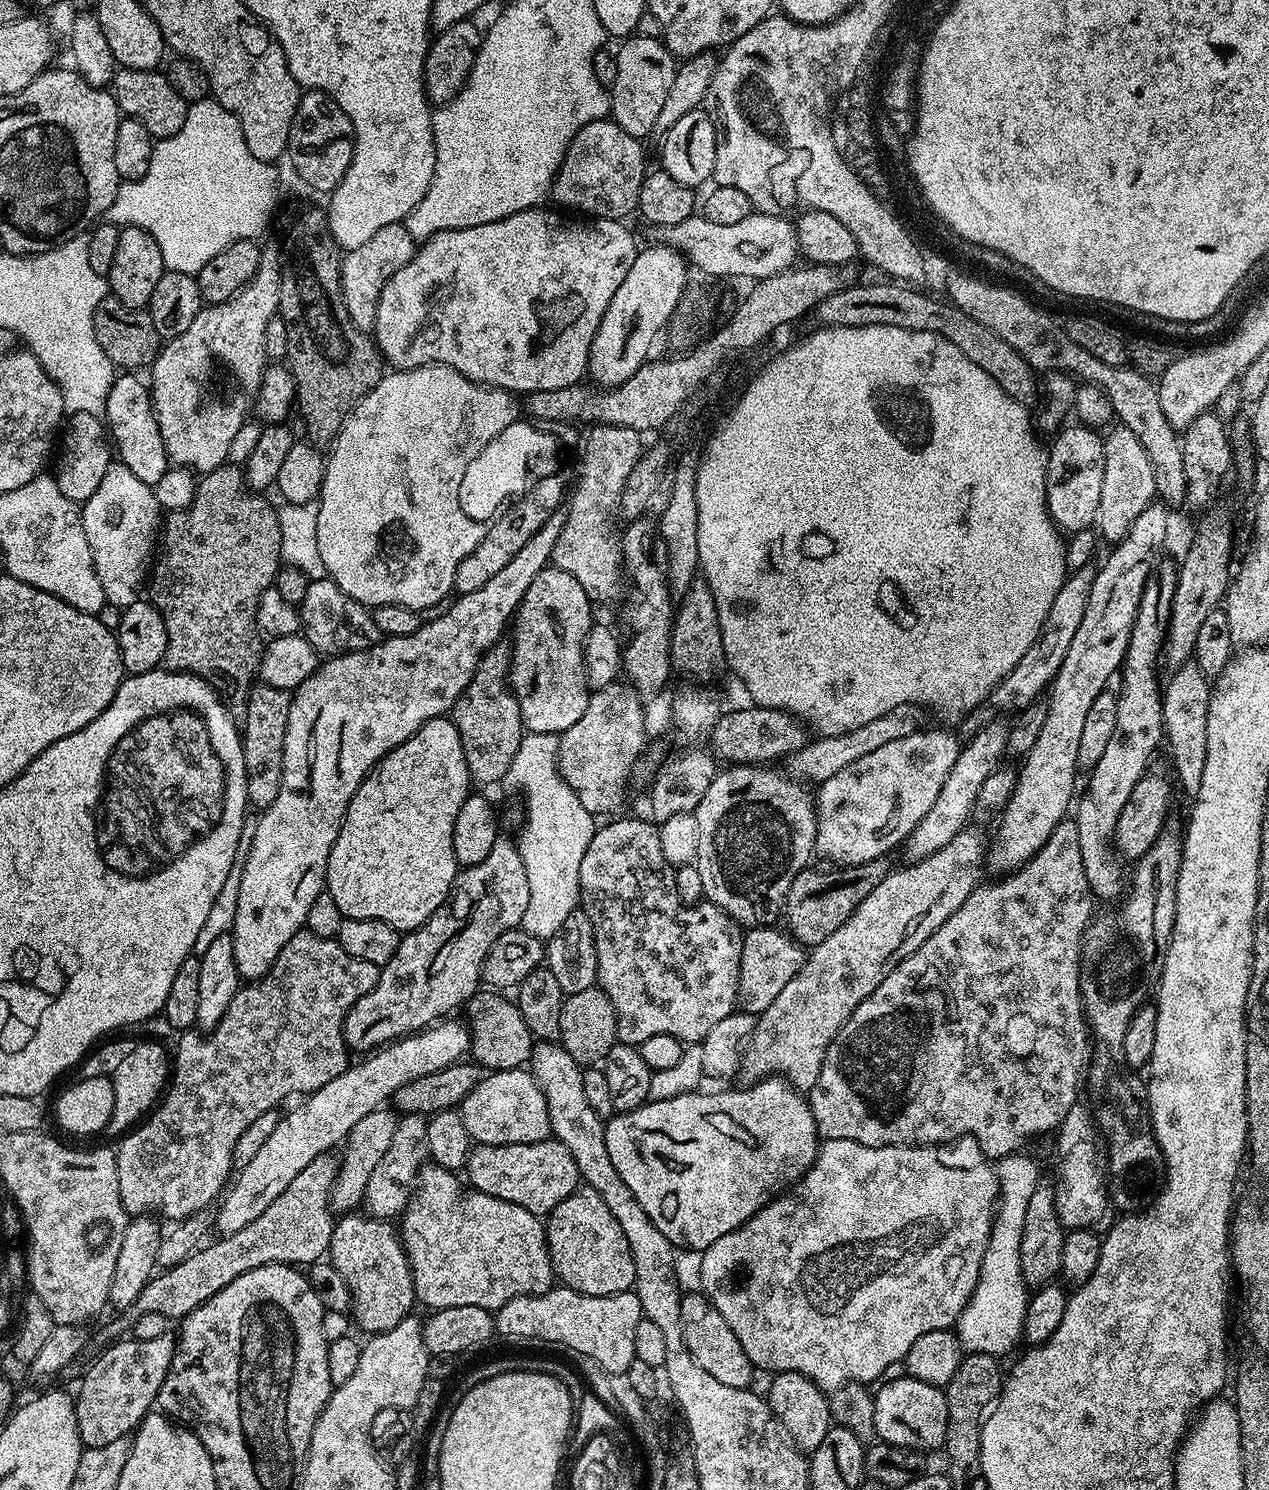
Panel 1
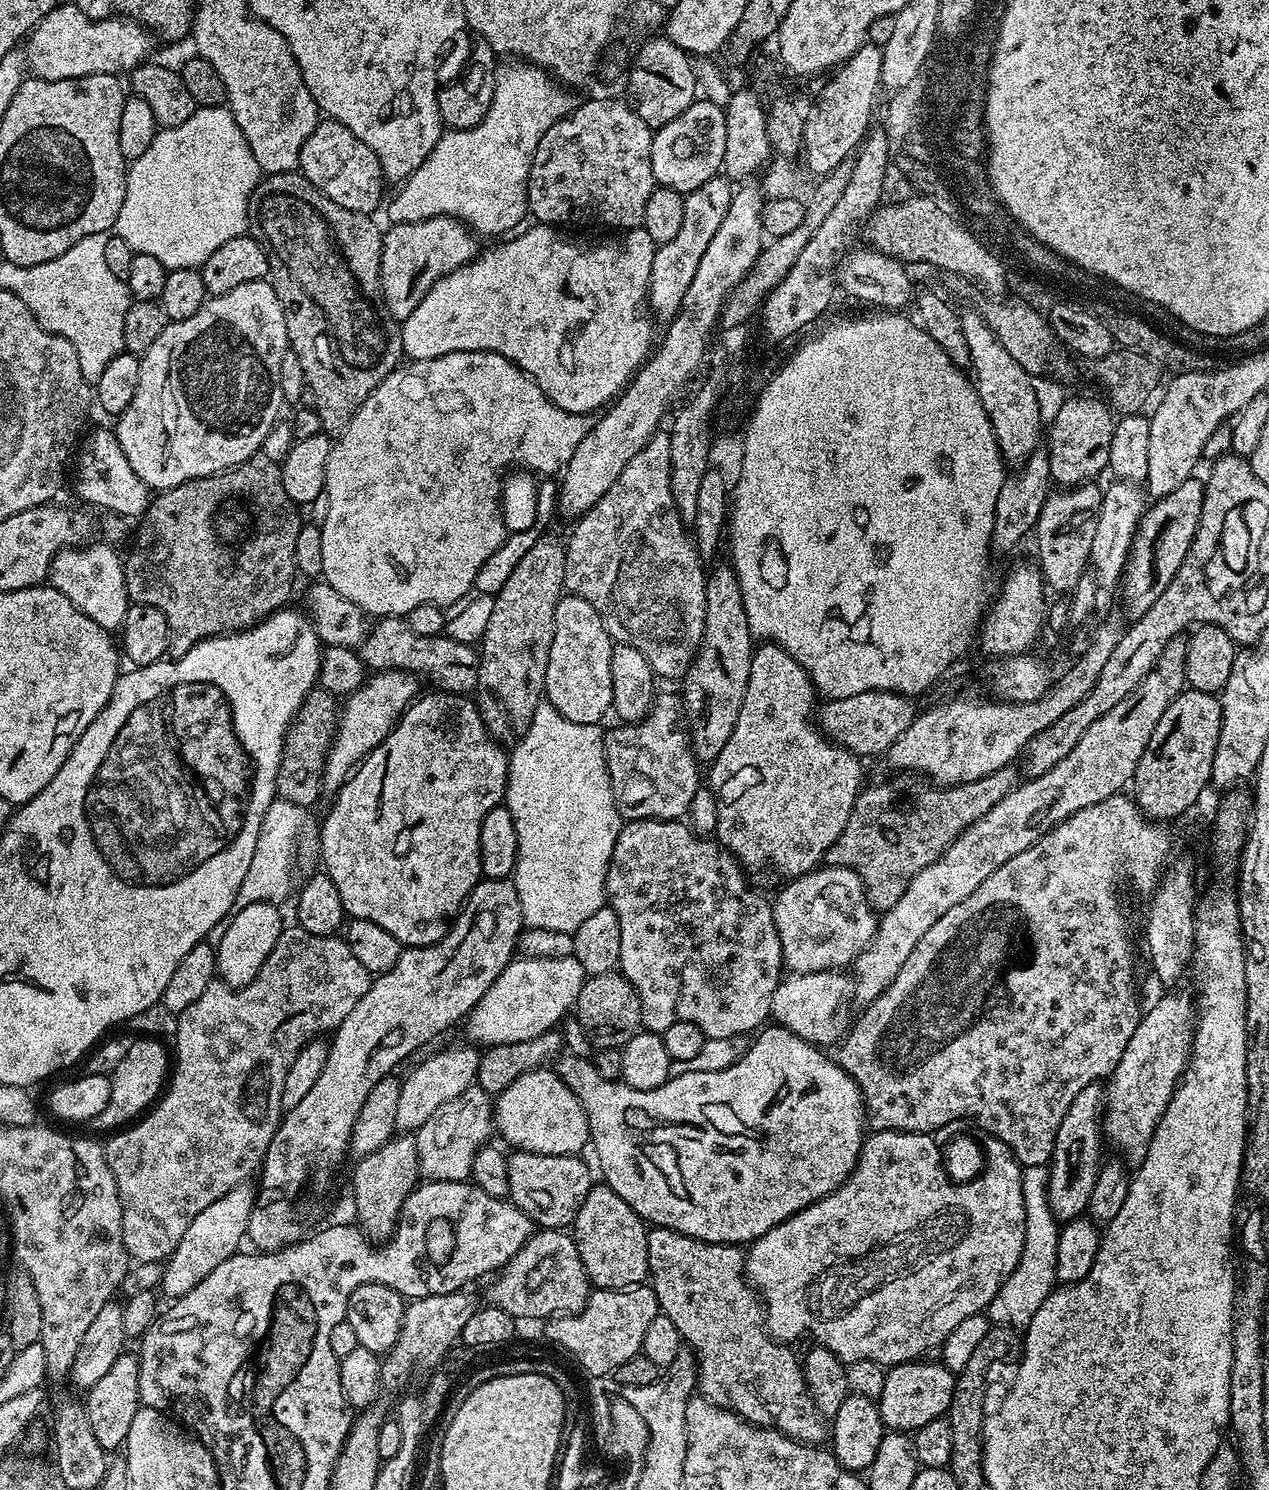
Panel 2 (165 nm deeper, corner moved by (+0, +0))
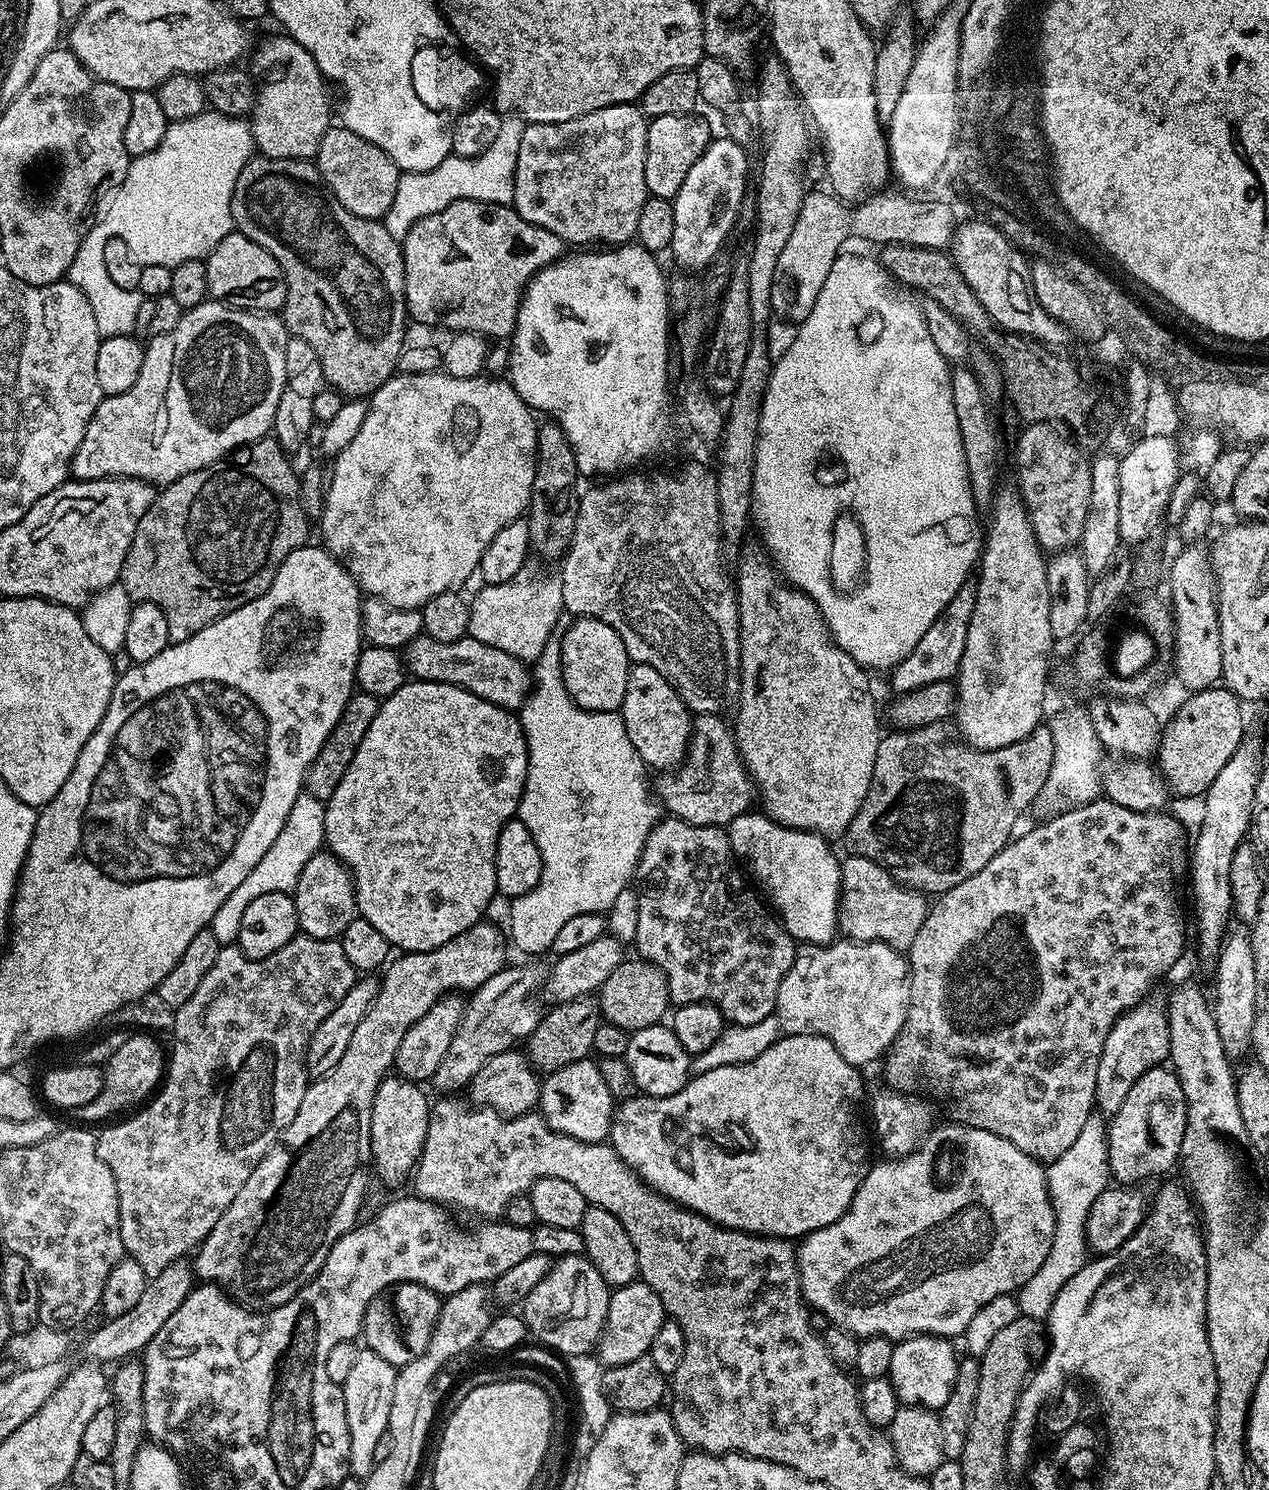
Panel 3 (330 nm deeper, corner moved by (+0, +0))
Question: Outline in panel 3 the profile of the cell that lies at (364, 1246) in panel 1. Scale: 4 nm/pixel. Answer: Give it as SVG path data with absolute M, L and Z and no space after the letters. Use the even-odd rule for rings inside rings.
M389 1074L378 1086L378 1094L374 1094L374 1110L370 1118L370 1164L375 1179L377 1176L384 1184L400 1184L403 1180L405 1183L416 1171L416 1164L420 1161L428 1123L432 1121L430 1099L420 1088L423 1087L417 1081L407 1080L399 1074Z

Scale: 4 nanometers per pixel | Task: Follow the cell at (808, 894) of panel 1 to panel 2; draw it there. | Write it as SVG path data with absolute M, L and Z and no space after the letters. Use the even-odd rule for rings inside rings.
M1015 767L994 770L986 778L978 778L965 784L941 786L931 779L919 774L892 774L889 780L880 780L863 789L857 796L850 818L846 822L846 830L838 834L834 846L824 855L823 863L833 868L852 868L865 886L868 904L877 913L889 912L906 892L906 886L914 882L914 874L926 870L937 860L947 848L964 833L971 824L978 822L982 814L994 810L1006 794L1017 787Z

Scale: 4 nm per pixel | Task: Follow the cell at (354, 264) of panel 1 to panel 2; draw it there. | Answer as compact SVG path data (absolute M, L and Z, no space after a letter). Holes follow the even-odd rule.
M435 216L422 222L392 224L389 229L384 232L382 242L380 292L389 314L402 322L414 314L418 302L426 298L428 291L442 277L476 259L477 237L464 221L457 220L455 216Z

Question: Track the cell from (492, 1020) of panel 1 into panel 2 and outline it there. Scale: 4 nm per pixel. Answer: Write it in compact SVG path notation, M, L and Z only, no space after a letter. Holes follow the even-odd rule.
M765 1027L755 1037L757 1040L753 1039L749 1043L744 1055L734 1062L734 1066L717 1072L691 1072L672 1076L654 1090L634 1090L629 1084L620 1080L602 1078L602 1074L598 1074L595 1063L591 1059L576 1057L568 1051L556 1057L554 1061L556 1076L562 1078L562 1082L566 1082L570 1090L574 1090L574 1098L582 1102L582 1110L588 1115L590 1148L591 1151L596 1151L596 1160L600 1163L601 1174L604 1175L601 1176L603 1183L612 1187L614 1194L618 1194L618 1198L622 1198L622 1202L632 1207L649 1225L669 1228L683 1236L698 1238L702 1242L748 1246L753 1240L766 1234L766 1230L774 1230L774 1226L786 1222L786 1218L798 1214L806 1206L830 1194L844 1183L856 1168L866 1139L866 1131L864 1132L866 1113L860 1088L848 1077L846 1070L839 1062L833 1057L831 1060L824 1053L827 1051L823 1047L804 1040L789 1028L771 1027Z

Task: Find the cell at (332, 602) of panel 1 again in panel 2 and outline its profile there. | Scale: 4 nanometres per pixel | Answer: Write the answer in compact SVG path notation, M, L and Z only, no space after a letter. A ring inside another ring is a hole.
M382 616L369 627L368 636L359 644L358 651L364 659L365 665L376 672L409 672L410 675L421 681L429 680L433 689L442 692L455 692L457 694L475 693L480 669L480 657L477 649L471 644L454 642L446 634L427 636L414 634L410 630L407 619L403 616Z

